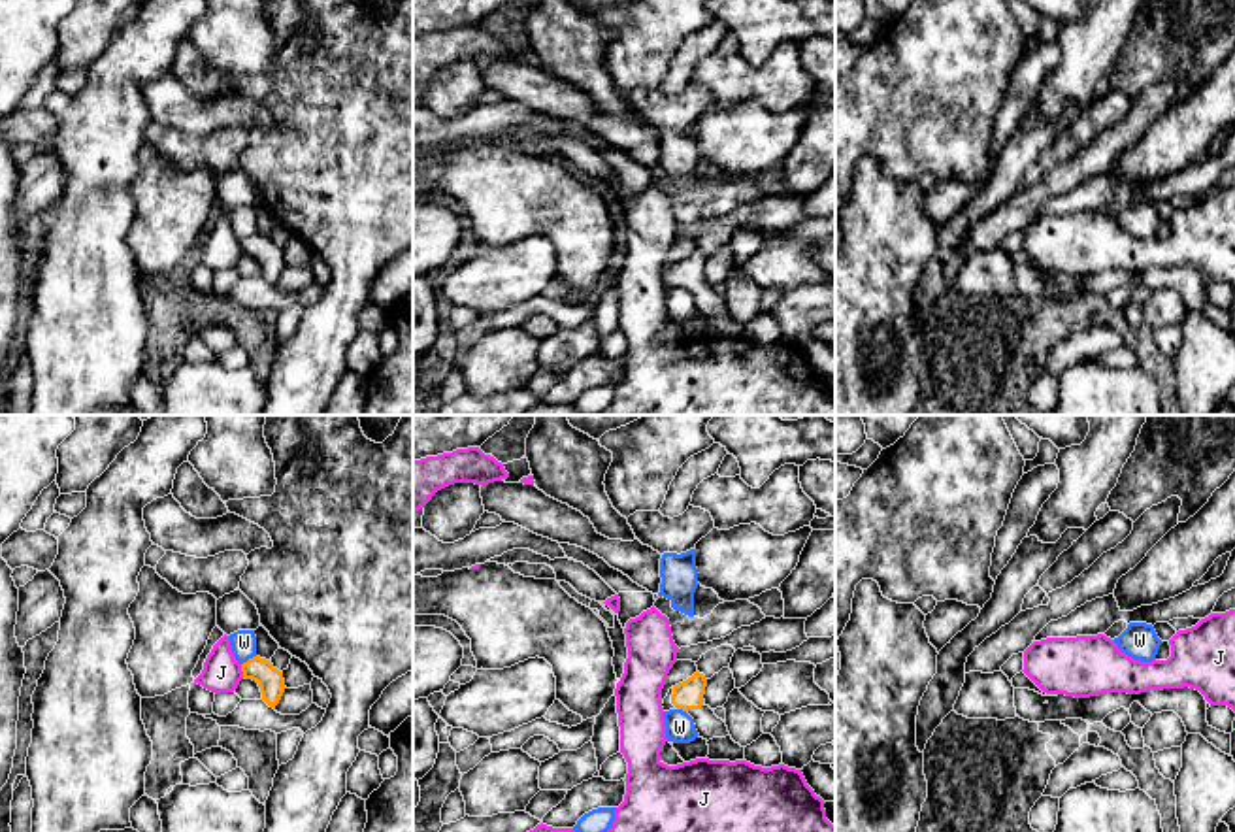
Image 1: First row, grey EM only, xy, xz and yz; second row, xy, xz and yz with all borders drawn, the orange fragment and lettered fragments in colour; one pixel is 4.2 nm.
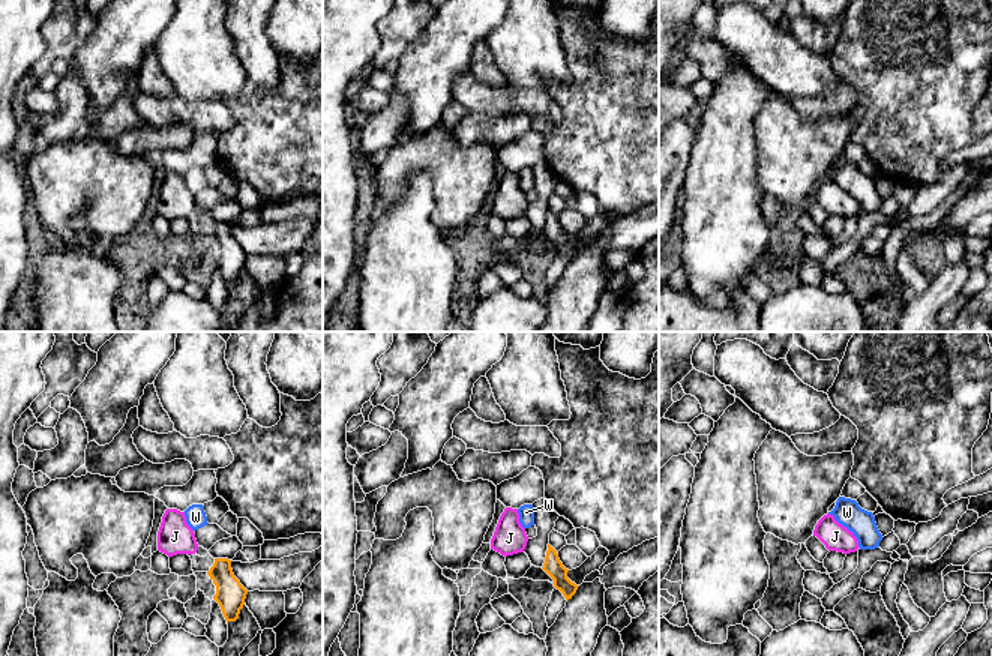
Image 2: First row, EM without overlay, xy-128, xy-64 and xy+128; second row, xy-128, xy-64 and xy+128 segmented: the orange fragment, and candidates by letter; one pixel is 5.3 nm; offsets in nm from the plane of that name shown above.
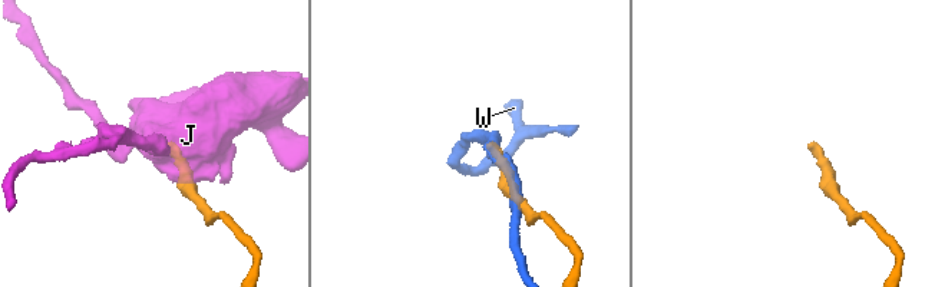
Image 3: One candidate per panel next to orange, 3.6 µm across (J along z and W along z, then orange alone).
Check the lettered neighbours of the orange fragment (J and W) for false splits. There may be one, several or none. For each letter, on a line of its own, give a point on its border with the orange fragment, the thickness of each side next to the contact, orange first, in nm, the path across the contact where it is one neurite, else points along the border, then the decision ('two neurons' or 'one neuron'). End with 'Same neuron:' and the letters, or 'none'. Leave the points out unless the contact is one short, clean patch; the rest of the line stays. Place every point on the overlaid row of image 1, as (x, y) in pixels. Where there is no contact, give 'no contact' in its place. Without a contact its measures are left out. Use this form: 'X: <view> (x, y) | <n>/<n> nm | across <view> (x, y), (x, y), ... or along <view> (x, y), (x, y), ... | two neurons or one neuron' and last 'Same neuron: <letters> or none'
J: xy (242, 670) | 110/160 nm | two neurons
W: xy (249, 659) | 110/110 nm | two neurons
Same neuron: none

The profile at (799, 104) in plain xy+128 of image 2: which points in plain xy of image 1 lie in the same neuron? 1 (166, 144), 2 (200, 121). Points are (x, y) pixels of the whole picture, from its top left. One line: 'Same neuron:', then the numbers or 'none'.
Same neuron: 1

